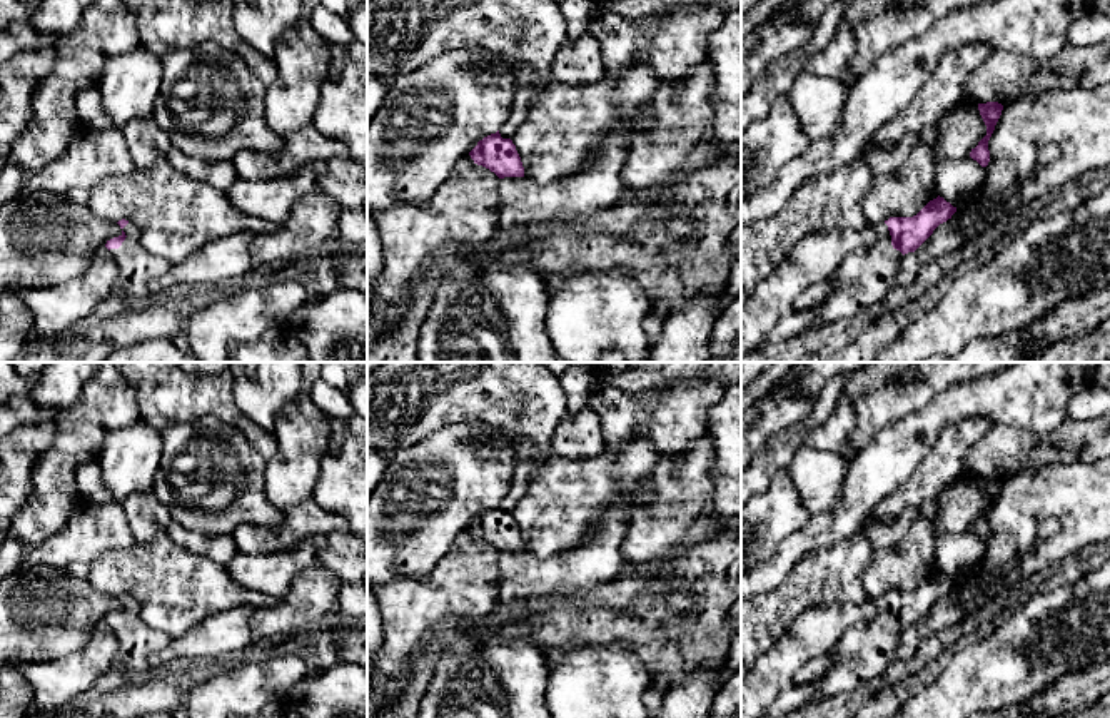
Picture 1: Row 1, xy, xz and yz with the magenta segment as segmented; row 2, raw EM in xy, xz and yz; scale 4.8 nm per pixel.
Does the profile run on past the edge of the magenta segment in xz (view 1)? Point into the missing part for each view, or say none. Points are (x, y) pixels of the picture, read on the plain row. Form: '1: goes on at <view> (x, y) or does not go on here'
1: goes on at xz (521, 480)

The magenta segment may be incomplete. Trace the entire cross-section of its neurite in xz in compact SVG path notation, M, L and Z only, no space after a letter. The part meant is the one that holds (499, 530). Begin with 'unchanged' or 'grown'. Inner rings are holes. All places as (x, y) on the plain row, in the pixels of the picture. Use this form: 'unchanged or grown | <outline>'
grown | M529 453L527 459L517 466L511 488L501 498L499 504L479 514L477 519L469 526L474 538L489 543L499 553L524 551L524 541L511 511L526 494L532 481L531 456L532 454Z

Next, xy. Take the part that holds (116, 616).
grown | M122 593L117 596L122 603L119 611L107 614L112 633L119 641L119 661L125 670L145 671L150 656L169 646L170 638L150 628L144 619L134 598Z

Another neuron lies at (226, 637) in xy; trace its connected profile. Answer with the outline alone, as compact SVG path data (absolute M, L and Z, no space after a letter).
M247 606L210 616L180 638L170 640L169 646L154 653L149 663L172 673L182 665L197 661L224 663L245 658L255 648L250 616L252 609Z

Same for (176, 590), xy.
M167 531L103 553L88 568L87 579L95 589L134 598L145 624L170 640L237 606L257 609L277 601L242 588L225 566L184 549Z

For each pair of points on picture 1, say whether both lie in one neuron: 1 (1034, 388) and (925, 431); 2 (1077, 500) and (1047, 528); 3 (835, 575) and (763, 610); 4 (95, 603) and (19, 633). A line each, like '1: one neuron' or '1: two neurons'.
1: one neuron
2: two neurons
3: one neuron
4: one neuron

